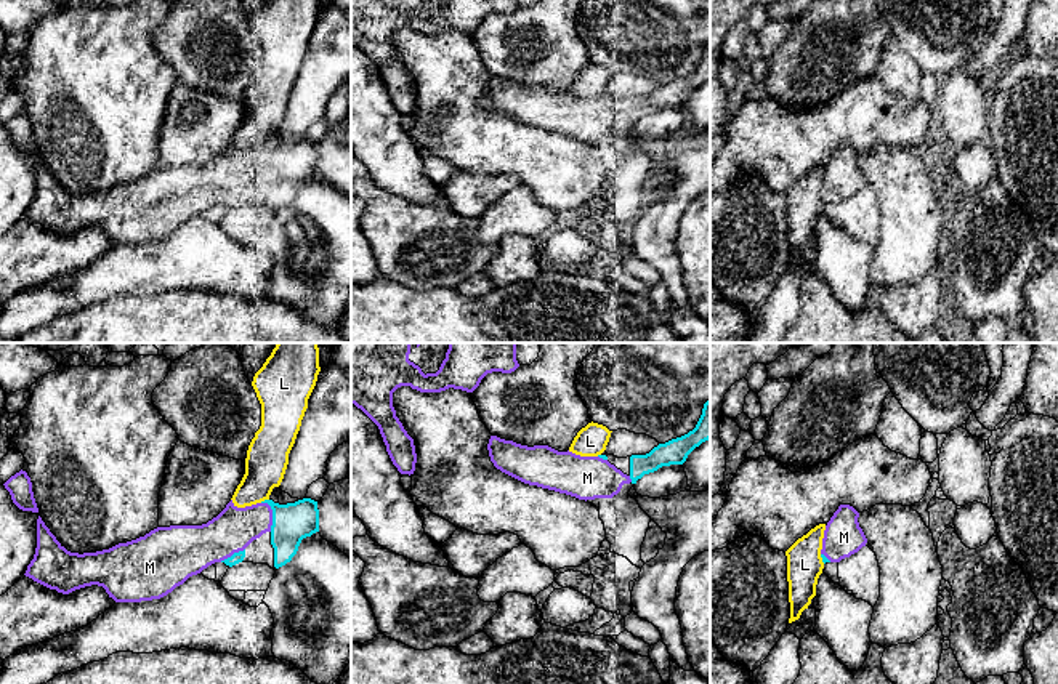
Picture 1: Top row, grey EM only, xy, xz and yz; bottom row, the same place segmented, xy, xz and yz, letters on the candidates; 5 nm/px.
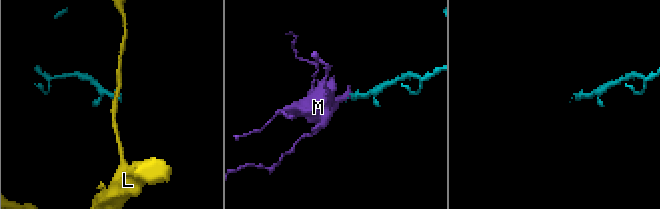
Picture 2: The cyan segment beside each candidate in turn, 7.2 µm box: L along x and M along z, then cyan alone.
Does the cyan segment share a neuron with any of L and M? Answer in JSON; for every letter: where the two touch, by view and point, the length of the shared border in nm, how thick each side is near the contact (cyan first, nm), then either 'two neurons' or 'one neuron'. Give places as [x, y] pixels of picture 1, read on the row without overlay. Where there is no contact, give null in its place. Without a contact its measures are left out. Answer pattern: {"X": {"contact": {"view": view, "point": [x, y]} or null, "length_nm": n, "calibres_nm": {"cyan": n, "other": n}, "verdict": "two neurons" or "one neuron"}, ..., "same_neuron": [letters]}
{"L": {"contact": {"view": "xy", "point": [265, 141]}, "length_nm": 50, "calibres_nm": {"cyan": 200, "other": 220}, "verdict": "two neurons"}, "M": {"contact": {"view": "xy", "point": [273, 156]}, "length_nm": 160, "calibres_nm": {"cyan": 200, "other": 220}, "verdict": "one neuron"}, "same_neuron": ["M"]}

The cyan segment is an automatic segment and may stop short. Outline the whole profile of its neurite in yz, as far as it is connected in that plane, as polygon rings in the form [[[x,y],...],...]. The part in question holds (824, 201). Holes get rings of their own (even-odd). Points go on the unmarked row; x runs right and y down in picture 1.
[[[840,146],[826,167],[822,203],[840,203],[866,187],[867,179],[858,163],[859,154],[850,146]]]

